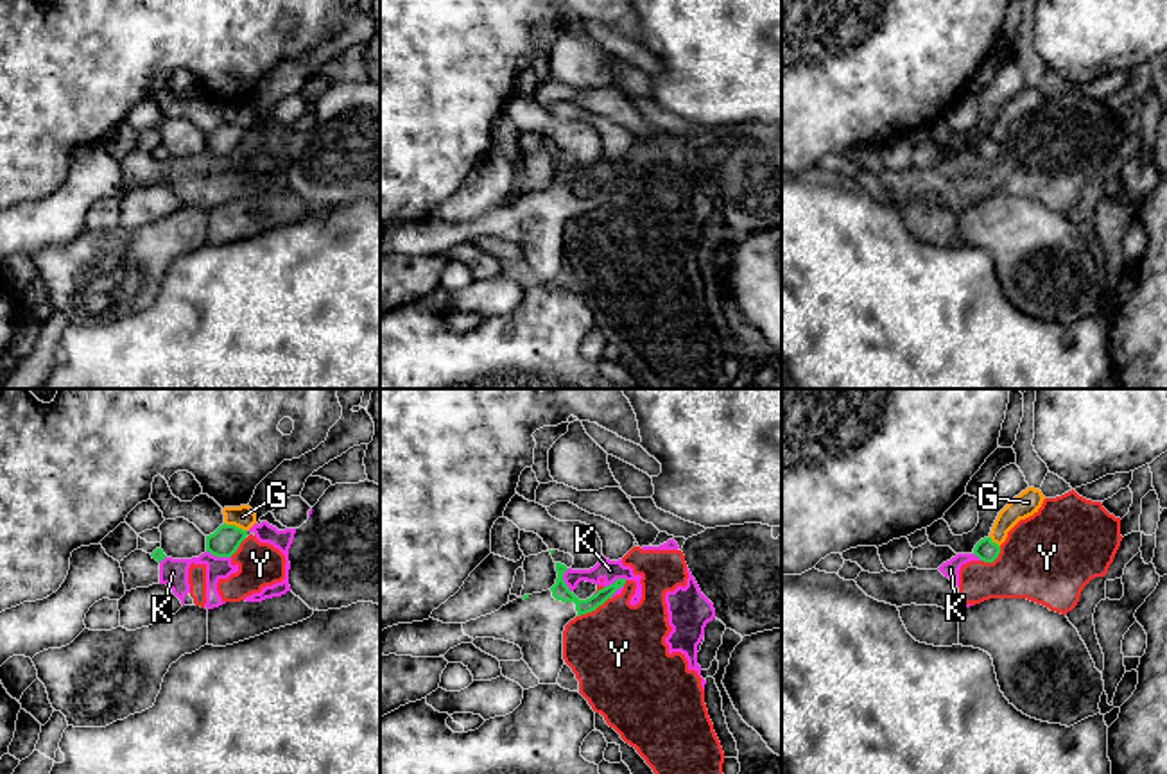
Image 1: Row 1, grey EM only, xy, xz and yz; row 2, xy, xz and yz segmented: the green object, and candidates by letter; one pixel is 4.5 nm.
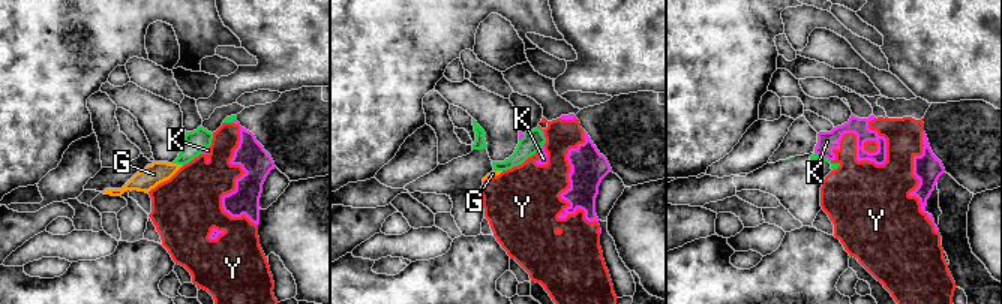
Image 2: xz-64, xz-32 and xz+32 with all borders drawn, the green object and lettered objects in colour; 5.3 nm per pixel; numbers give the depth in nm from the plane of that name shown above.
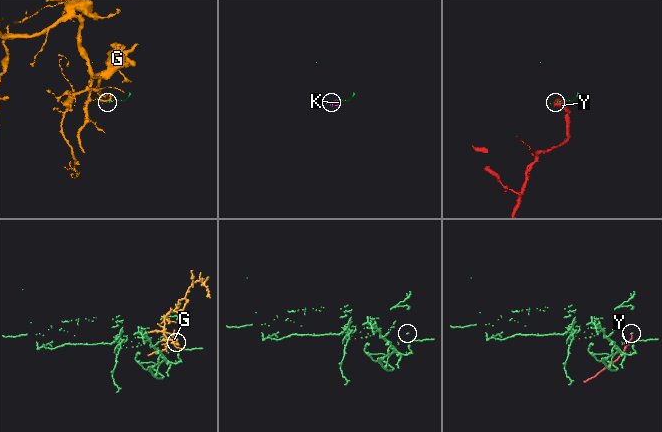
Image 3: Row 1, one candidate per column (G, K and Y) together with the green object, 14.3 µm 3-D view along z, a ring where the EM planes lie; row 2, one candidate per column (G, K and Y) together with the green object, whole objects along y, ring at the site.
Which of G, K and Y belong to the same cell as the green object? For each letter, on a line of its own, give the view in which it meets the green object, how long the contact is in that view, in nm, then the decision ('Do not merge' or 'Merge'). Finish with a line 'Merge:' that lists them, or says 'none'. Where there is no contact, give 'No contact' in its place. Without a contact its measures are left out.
G: Touches green in xy. Shared border 110 nm. Do not merge
K: Touches green in xy. Shared border 120 nm. Do not merge
Y: Touches green in xz. Shared border 180 nm. Do not merge
Merge: none

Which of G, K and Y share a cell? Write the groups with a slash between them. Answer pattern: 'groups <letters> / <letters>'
groups G / K Y

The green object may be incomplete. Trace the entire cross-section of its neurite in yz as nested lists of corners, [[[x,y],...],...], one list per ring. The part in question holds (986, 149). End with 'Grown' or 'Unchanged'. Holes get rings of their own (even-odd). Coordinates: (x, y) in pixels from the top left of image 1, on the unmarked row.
[[[991,136],[981,138],[975,147],[973,154],[977,154],[984,161],[993,161],[1000,152],[1000,145],[991,140]]]. Unchanged

